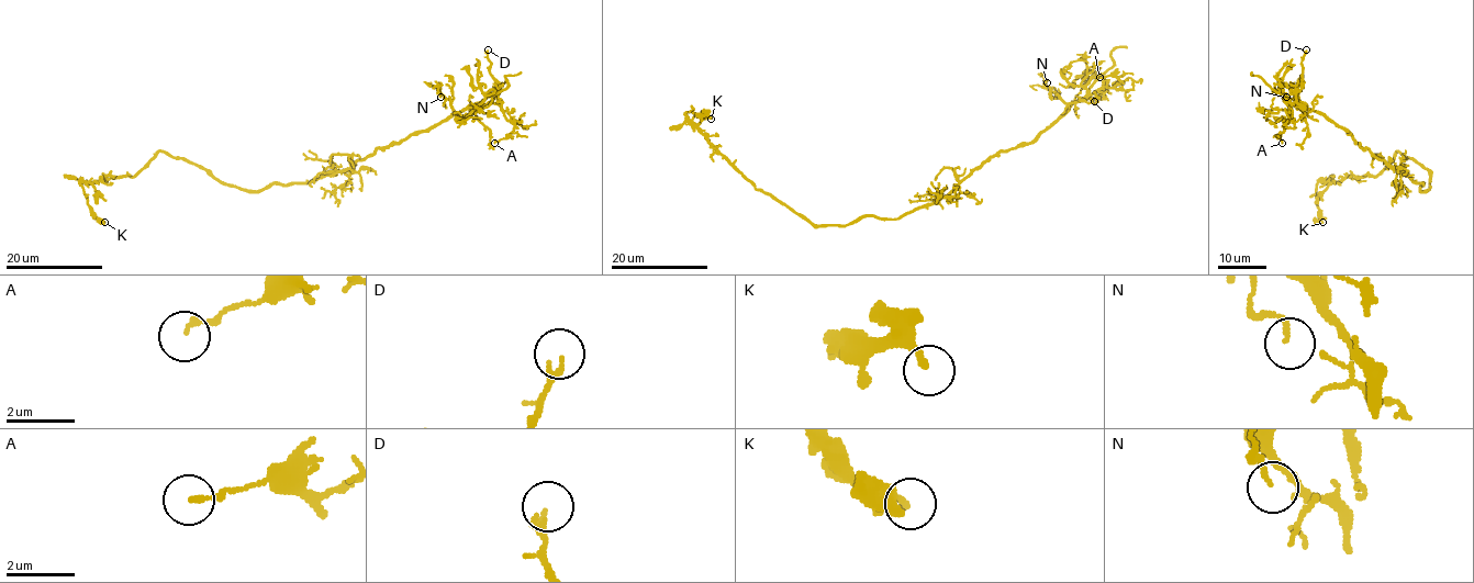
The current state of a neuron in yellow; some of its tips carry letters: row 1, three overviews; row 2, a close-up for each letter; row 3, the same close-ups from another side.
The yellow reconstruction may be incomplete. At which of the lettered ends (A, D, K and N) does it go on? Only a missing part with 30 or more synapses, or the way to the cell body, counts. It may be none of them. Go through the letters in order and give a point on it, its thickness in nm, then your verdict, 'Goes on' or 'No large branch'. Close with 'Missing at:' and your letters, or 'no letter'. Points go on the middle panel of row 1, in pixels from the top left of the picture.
A: Place: (1100, 77). Thickness 150 nm. No large branch
D: Place: (1094, 101). Thickness 200 nm. No large branch
K: Place: (711, 119). Thickness 190 nm. No large branch
N: Place: (1047, 82). Thickness 110 nm. No large branch
Missing at: no letter

